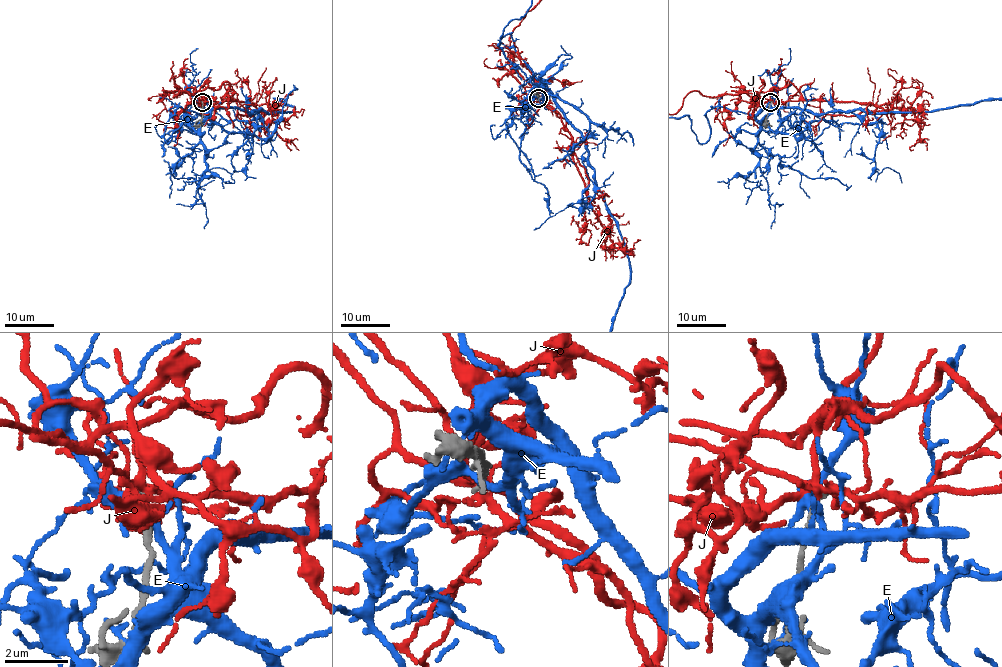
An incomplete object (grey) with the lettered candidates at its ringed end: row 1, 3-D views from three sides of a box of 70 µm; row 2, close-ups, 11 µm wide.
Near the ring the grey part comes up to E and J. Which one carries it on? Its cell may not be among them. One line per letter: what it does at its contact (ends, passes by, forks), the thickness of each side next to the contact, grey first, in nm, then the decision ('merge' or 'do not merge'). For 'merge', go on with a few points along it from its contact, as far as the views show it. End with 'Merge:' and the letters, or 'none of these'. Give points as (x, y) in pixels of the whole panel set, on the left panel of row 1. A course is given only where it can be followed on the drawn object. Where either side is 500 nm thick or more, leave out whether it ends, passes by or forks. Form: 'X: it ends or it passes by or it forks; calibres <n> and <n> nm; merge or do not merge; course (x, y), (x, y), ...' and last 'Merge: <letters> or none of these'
E: it forks; calibres 240 and 240 nm; do not merge
J: it forks; calibres 180 and 220 nm; merge
Merge: J

